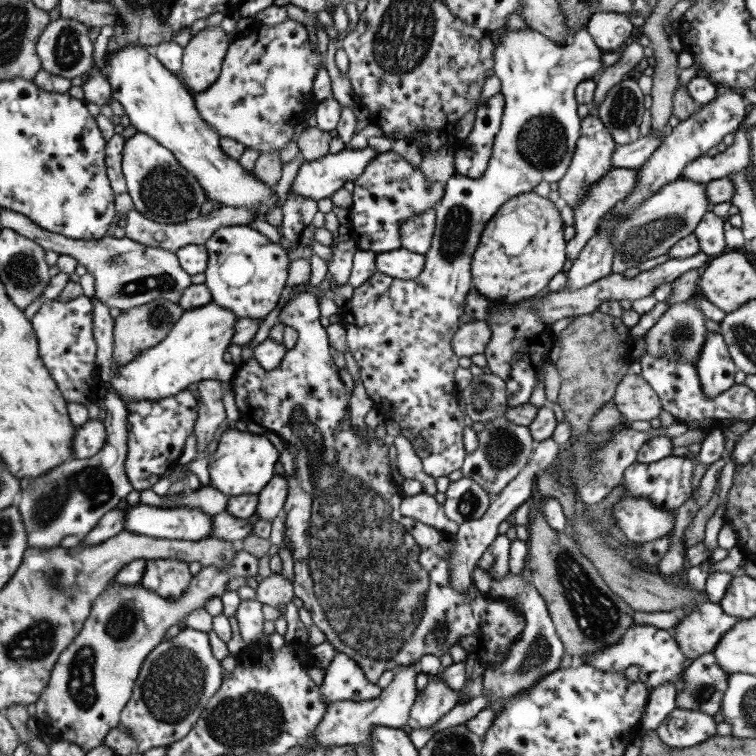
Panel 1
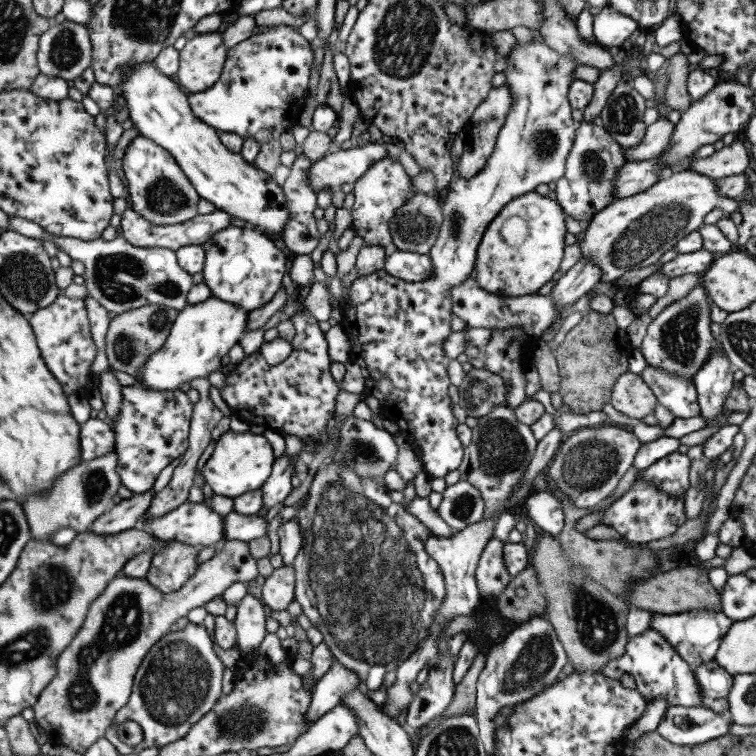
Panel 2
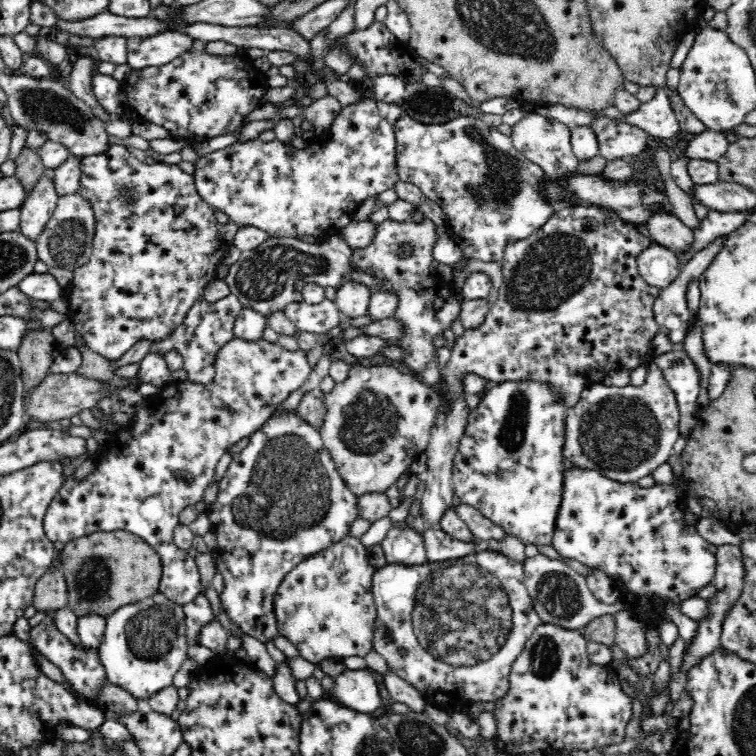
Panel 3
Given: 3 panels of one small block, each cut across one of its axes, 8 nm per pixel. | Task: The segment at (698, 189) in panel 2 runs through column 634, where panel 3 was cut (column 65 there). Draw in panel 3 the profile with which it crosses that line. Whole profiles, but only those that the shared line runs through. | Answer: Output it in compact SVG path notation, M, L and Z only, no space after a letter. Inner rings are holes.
M80 193L59 196L53 215L48 219L36 242L37 258L48 267L75 272L92 256L96 219L92 205Z

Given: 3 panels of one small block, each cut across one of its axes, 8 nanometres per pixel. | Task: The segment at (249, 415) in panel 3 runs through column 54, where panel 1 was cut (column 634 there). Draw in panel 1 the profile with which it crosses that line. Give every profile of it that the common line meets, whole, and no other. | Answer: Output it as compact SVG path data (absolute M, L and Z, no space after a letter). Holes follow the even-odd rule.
M624 497L617 504L615 524L624 532L628 540L636 543L652 542L674 530L675 514L652 506L644 497Z

